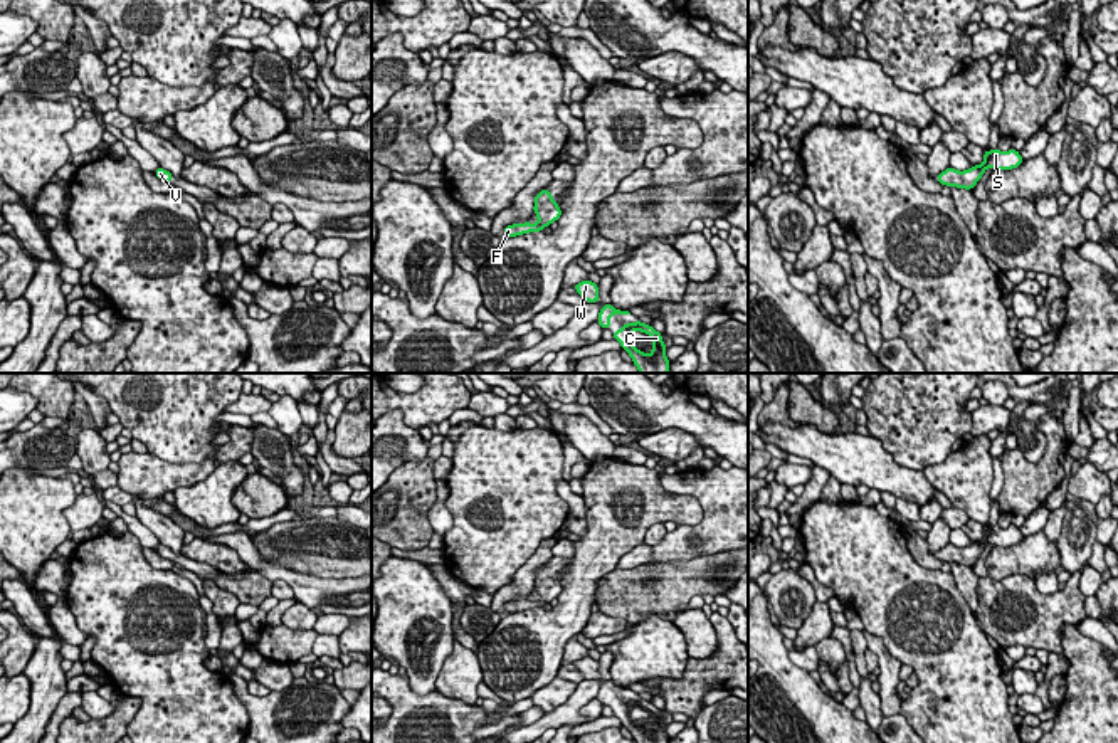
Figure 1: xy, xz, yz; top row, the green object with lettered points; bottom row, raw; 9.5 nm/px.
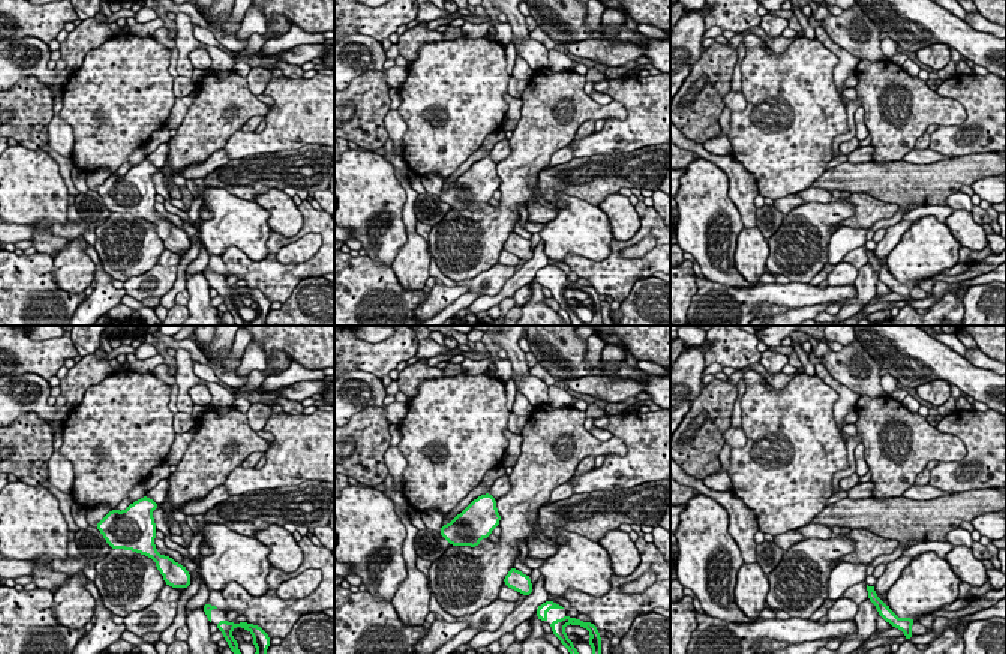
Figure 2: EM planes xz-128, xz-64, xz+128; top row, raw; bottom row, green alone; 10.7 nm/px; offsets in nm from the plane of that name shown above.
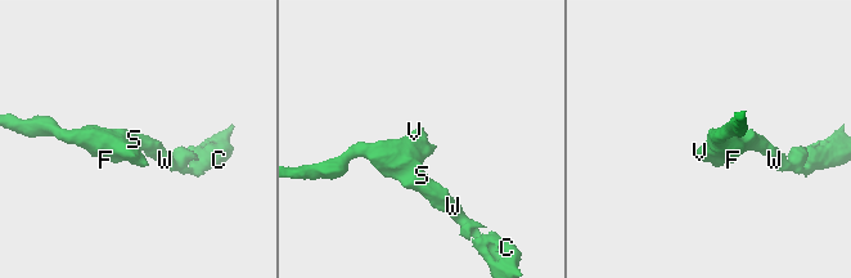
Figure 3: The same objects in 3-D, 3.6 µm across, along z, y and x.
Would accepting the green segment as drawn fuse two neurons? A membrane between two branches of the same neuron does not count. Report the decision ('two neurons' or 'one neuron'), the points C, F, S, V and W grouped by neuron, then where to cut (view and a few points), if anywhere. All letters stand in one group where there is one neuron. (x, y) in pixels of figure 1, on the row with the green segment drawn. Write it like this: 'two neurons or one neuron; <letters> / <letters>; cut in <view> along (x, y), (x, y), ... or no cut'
one neuron; C F S V W; no cut

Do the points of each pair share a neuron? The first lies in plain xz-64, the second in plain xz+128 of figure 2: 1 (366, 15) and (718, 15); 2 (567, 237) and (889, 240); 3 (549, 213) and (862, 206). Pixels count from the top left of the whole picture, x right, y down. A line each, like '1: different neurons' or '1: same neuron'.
1: same neuron
2: different neurons
3: same neuron

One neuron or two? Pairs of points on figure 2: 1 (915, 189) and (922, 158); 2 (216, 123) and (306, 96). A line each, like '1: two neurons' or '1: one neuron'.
1: two neurons
2: two neurons

